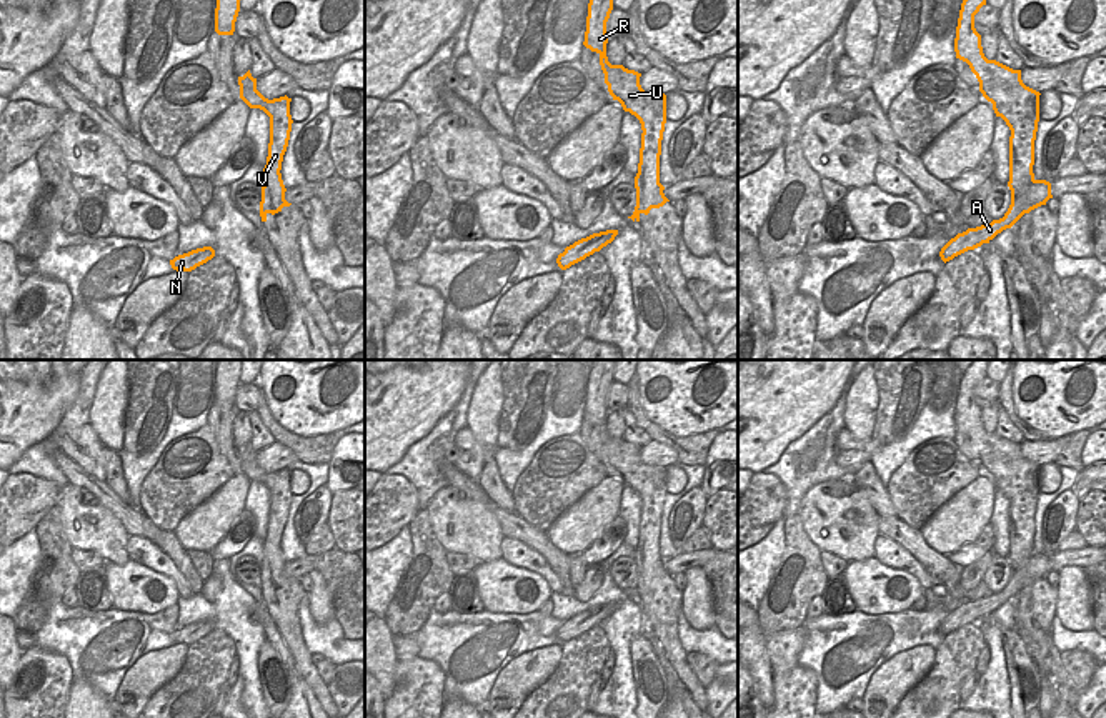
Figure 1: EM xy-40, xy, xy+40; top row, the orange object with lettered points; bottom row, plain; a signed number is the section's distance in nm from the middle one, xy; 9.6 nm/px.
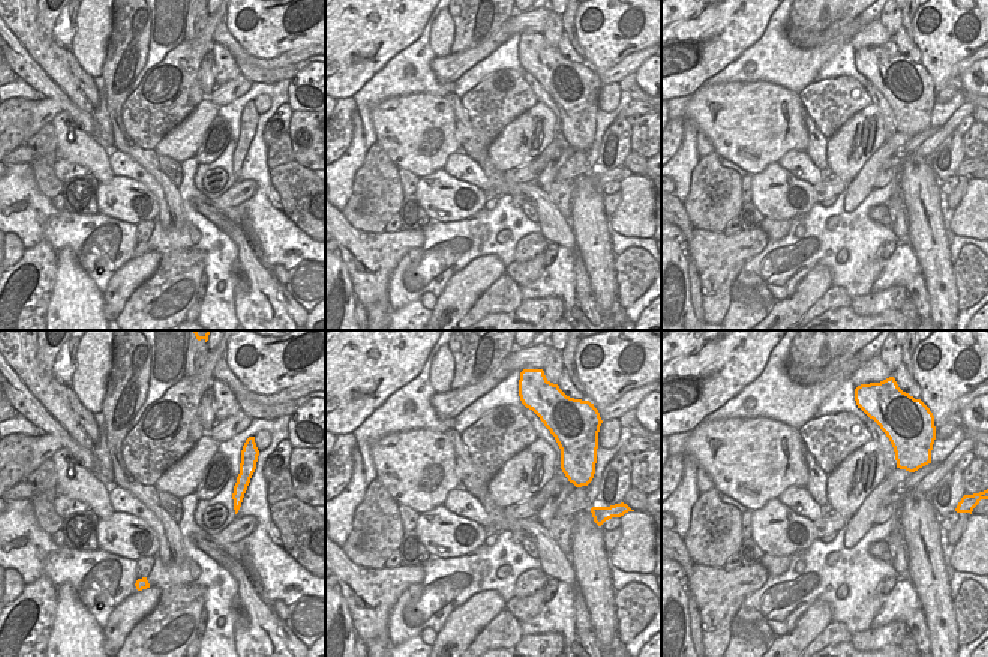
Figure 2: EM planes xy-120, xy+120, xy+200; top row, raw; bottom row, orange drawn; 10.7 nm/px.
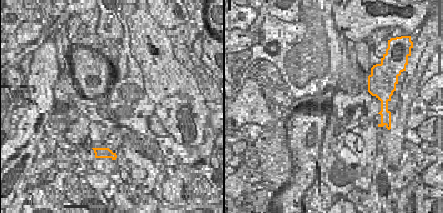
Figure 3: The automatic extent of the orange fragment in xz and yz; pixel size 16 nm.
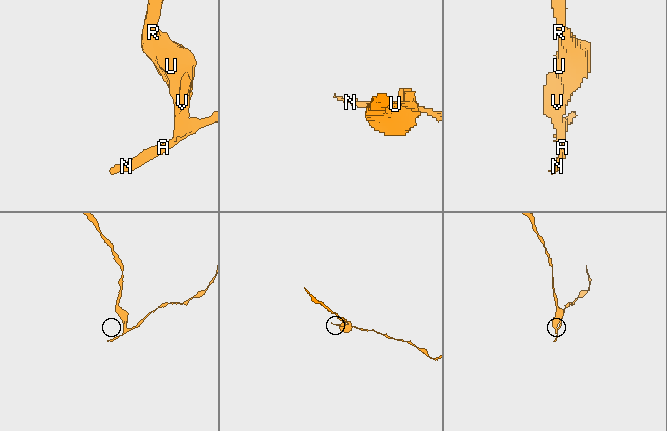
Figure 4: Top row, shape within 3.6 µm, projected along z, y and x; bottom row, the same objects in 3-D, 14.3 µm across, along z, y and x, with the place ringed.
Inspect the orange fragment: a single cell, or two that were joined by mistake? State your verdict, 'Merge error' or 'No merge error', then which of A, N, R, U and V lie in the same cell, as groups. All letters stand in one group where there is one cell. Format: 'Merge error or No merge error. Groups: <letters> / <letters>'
Merge error. Groups: A N / R U V

